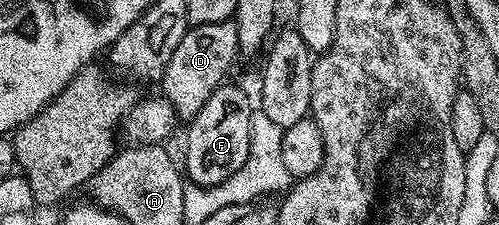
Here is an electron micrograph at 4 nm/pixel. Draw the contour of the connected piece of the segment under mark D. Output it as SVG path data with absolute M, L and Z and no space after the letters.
M234 19L194 25L190 32L184 35L160 82L160 88L163 89L161 92L174 106L174 112L179 118L193 119L204 107L205 101L229 78L226 76L238 57L238 45L240 46L240 34L237 20Z

